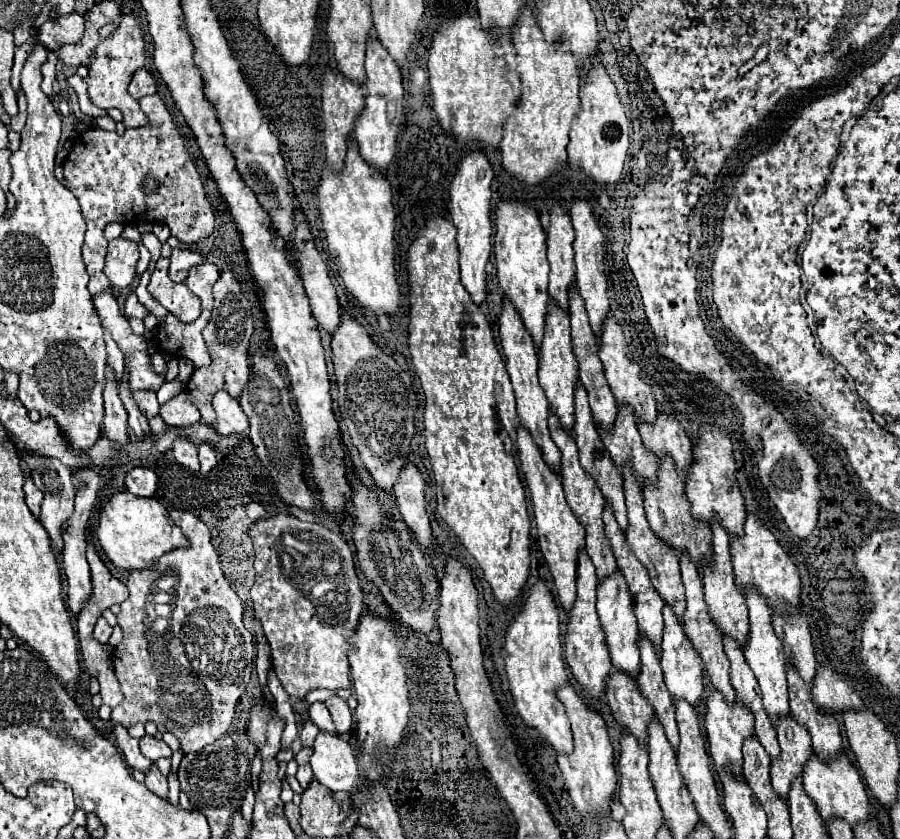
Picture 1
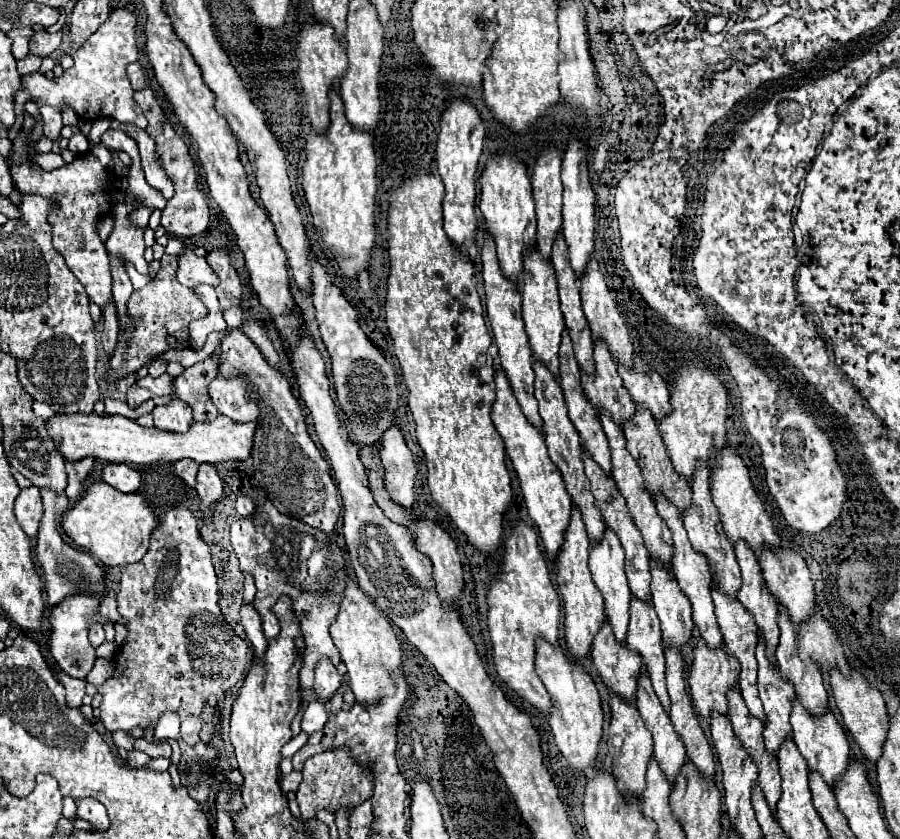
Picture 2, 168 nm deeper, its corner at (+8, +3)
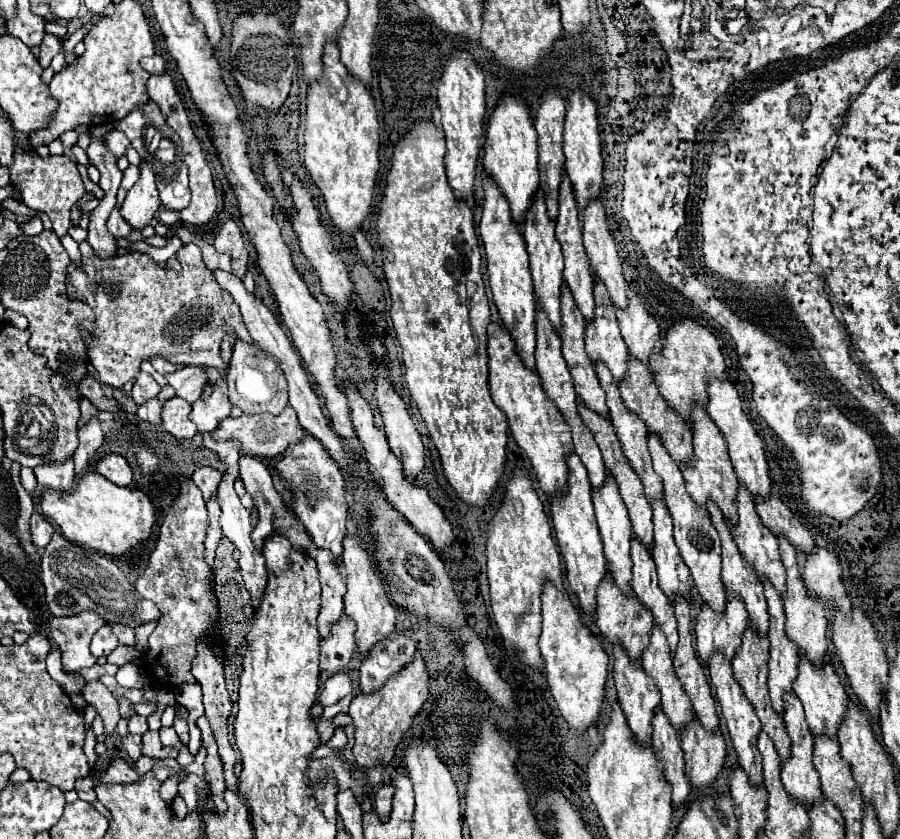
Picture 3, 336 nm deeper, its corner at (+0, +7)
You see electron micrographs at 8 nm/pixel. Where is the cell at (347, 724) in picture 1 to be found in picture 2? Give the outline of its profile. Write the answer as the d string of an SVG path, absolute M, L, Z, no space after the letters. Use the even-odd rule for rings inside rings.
M320 658L320 662L316 664L314 670L314 692L318 698L324 698L324 702L328 702L334 692L338 690L338 686L342 684L342 676L338 674L336 666L330 662L330 658Z

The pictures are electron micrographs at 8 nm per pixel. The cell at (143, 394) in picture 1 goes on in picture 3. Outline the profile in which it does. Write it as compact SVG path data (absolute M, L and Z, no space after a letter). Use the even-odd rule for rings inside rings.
M140 372L140 374L136 376L136 382L134 382L134 388L132 388L130 394L132 394L134 402L140 406L140 404L144 404L146 400L158 396L158 392L160 392L160 384L158 384L152 376Z

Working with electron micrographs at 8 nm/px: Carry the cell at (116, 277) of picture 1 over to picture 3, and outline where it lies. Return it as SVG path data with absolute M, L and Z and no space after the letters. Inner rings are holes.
M140 164L140 178L128 190L128 196L120 208L120 214L134 230L142 230L152 222L154 212L158 208L160 208L160 196L156 190L154 172L150 166Z

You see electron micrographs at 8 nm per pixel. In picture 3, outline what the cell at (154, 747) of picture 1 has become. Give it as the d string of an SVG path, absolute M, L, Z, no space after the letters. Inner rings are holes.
M148 730L144 736L142 736L142 742L144 742L144 754L150 756L150 758L176 758L178 756L178 750L172 748L172 746L164 746L158 738L158 732L152 732Z

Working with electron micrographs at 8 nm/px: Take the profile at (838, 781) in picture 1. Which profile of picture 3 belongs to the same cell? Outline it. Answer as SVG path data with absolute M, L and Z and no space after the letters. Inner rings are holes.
M800 656L800 666L798 666L800 674L796 678L796 682L792 684L792 690L796 692L796 696L800 698L804 712L806 712L806 722L810 726L810 732L814 736L826 736L826 738L836 738L840 732L840 726L844 722L846 710L848 710L848 696L844 692L844 686L840 684L830 658L826 656L826 666L824 670L816 670L812 668L812 664L808 662L806 656Z

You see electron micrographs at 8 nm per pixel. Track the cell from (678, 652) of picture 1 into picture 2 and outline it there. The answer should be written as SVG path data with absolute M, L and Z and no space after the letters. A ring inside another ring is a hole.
M650 560L652 572L652 604L662 622L662 640L668 646L682 648L692 636L692 608L686 594L680 590L672 570Z

